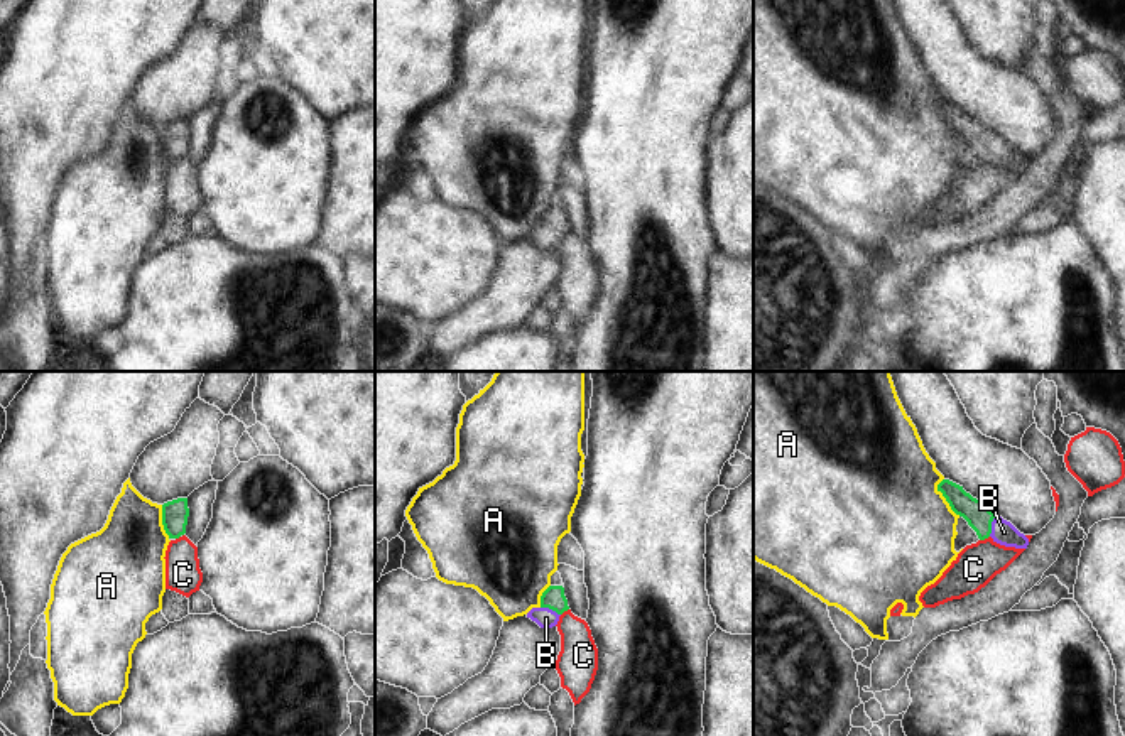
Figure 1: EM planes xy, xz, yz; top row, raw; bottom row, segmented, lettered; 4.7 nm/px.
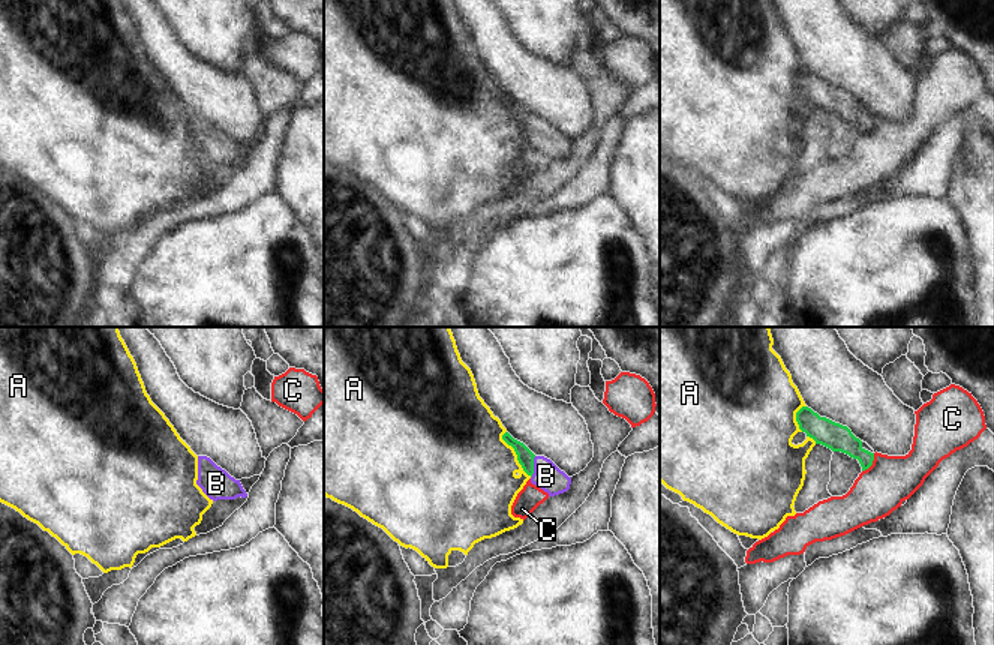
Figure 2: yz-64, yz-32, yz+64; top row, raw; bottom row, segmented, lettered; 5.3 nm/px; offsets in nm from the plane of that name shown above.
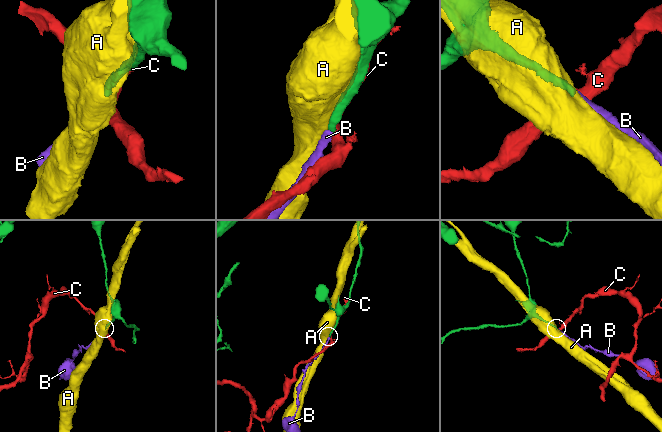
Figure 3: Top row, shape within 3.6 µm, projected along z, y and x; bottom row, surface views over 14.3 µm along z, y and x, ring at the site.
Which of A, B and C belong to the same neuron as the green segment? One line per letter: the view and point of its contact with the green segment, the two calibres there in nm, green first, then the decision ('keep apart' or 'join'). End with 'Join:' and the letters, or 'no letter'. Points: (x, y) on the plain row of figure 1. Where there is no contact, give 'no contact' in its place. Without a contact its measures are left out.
A: contact yz (945, 119); calibres 120 and 480 nm; keep apart
B: contact xz (551, 230); calibres 110 and 100 nm; join
C: contact yz (983, 161); calibres 120 and 200 nm; keep apart
Join: B

